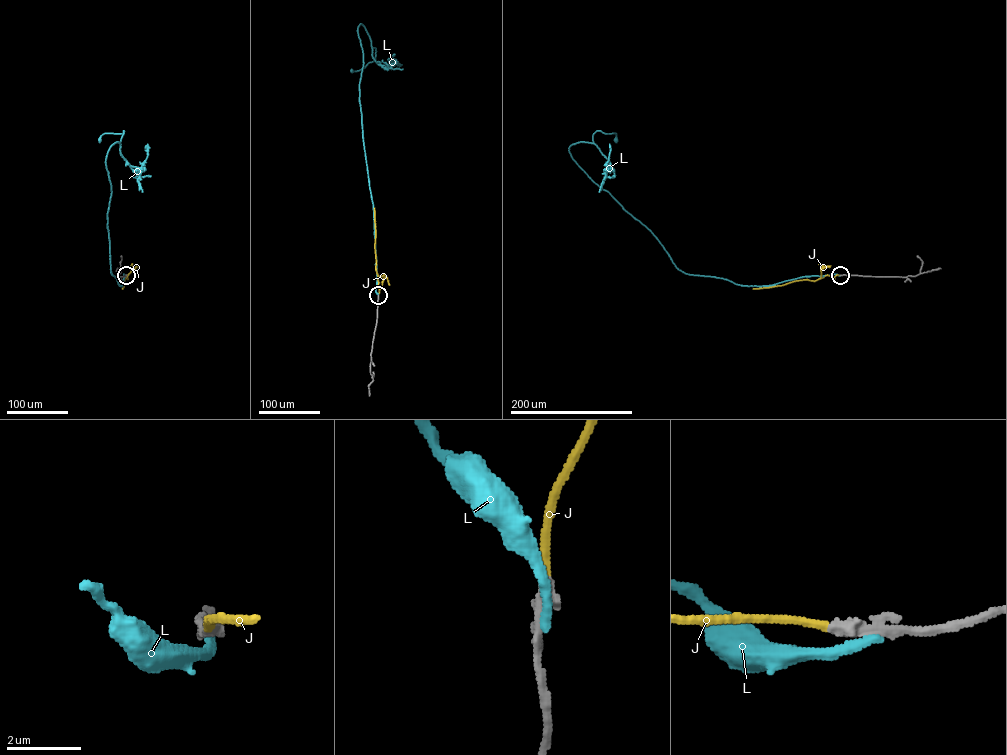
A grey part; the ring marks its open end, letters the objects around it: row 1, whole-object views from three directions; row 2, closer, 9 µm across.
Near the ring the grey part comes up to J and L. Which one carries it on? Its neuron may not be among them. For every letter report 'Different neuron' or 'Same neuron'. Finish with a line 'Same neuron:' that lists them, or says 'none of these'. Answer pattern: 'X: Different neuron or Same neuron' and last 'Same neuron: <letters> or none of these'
J: Same neuron
L: Different neuron
Same neuron: J

